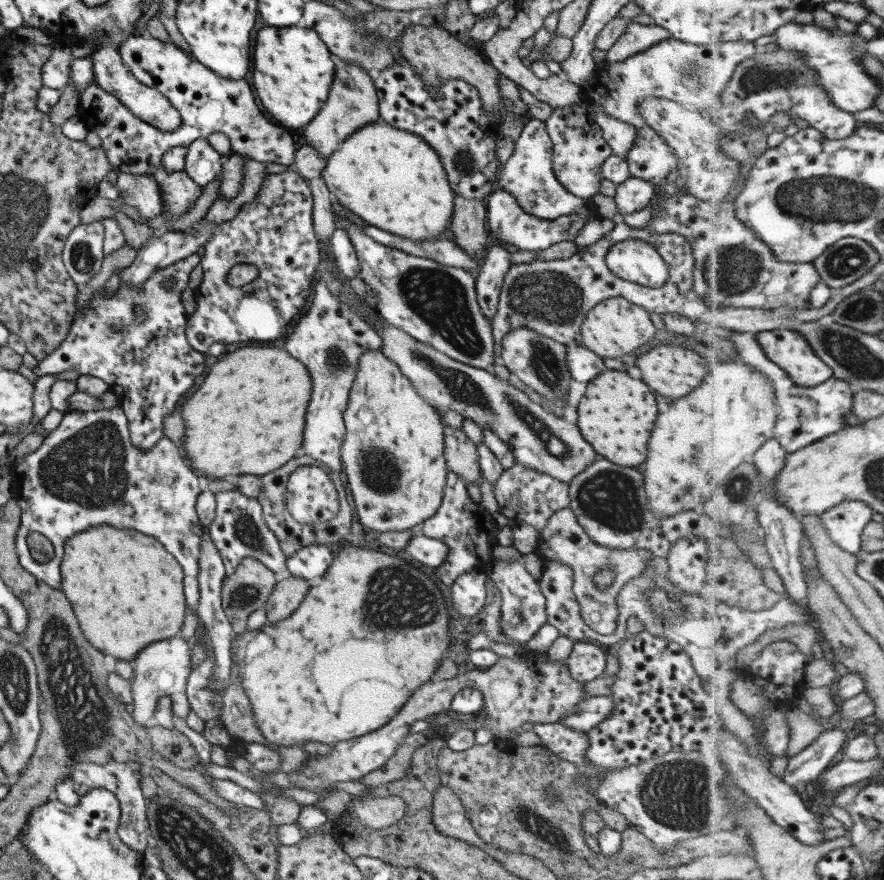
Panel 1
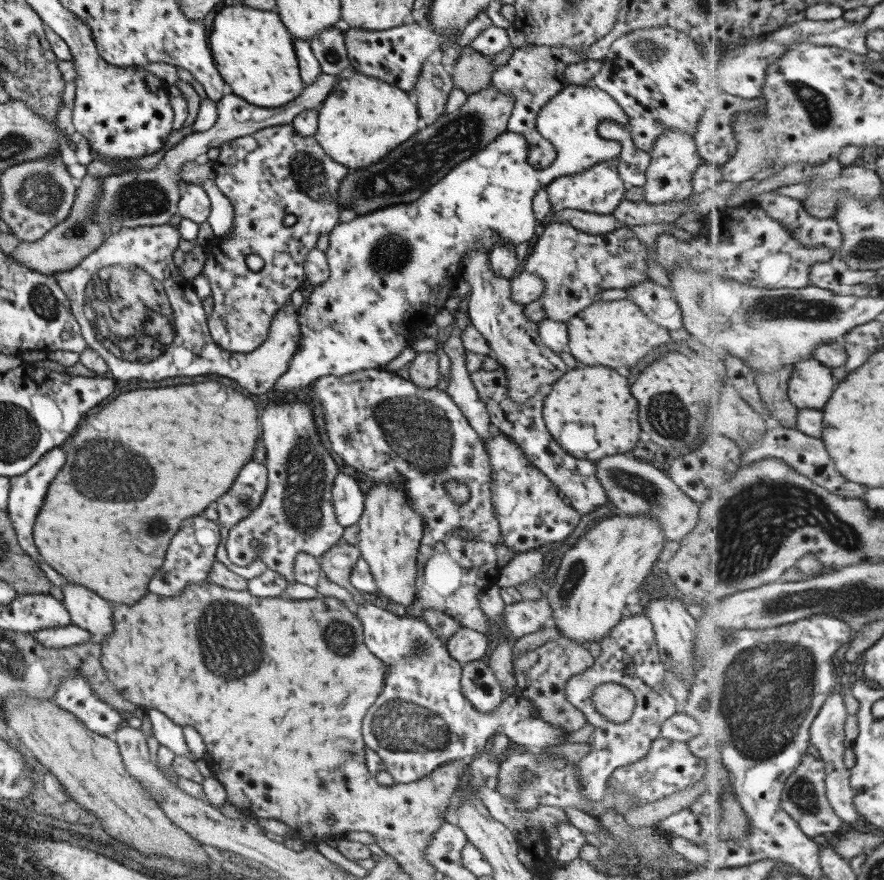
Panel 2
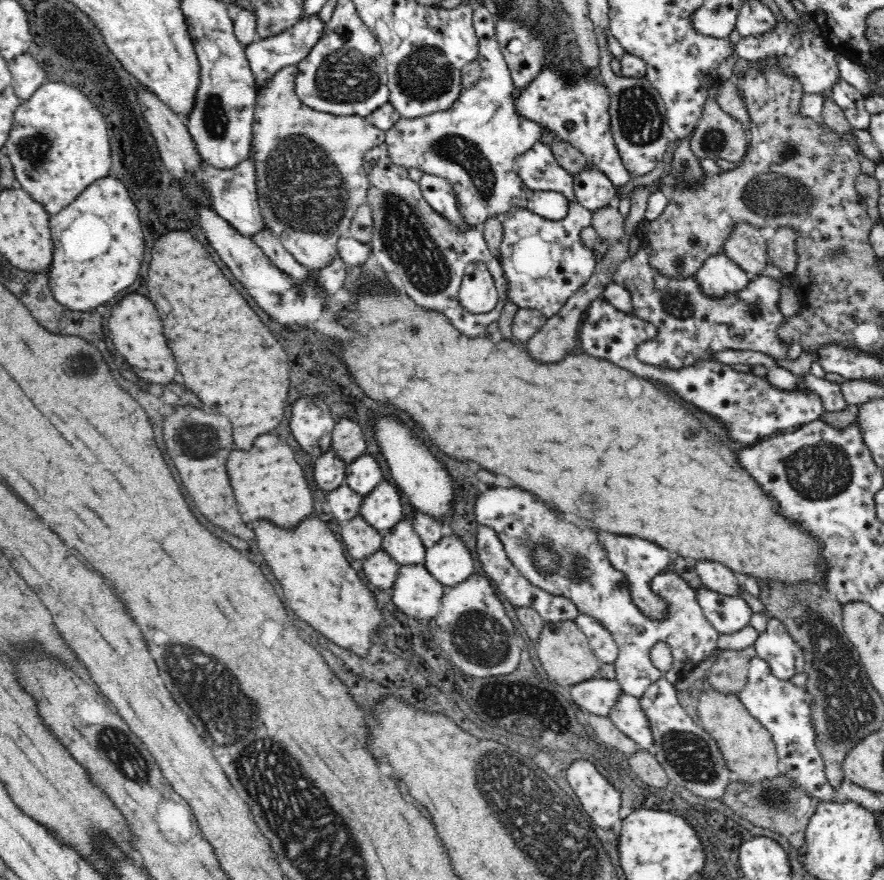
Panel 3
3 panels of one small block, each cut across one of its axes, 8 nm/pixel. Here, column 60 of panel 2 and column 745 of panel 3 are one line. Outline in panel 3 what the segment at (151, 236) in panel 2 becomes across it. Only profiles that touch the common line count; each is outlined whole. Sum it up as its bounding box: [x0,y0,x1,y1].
[695,252,752,298]

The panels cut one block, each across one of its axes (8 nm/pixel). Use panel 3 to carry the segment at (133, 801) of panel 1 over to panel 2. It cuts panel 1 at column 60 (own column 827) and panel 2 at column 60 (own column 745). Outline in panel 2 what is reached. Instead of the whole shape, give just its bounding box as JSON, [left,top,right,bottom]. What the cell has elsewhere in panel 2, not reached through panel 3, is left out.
[52,679,122,737]

